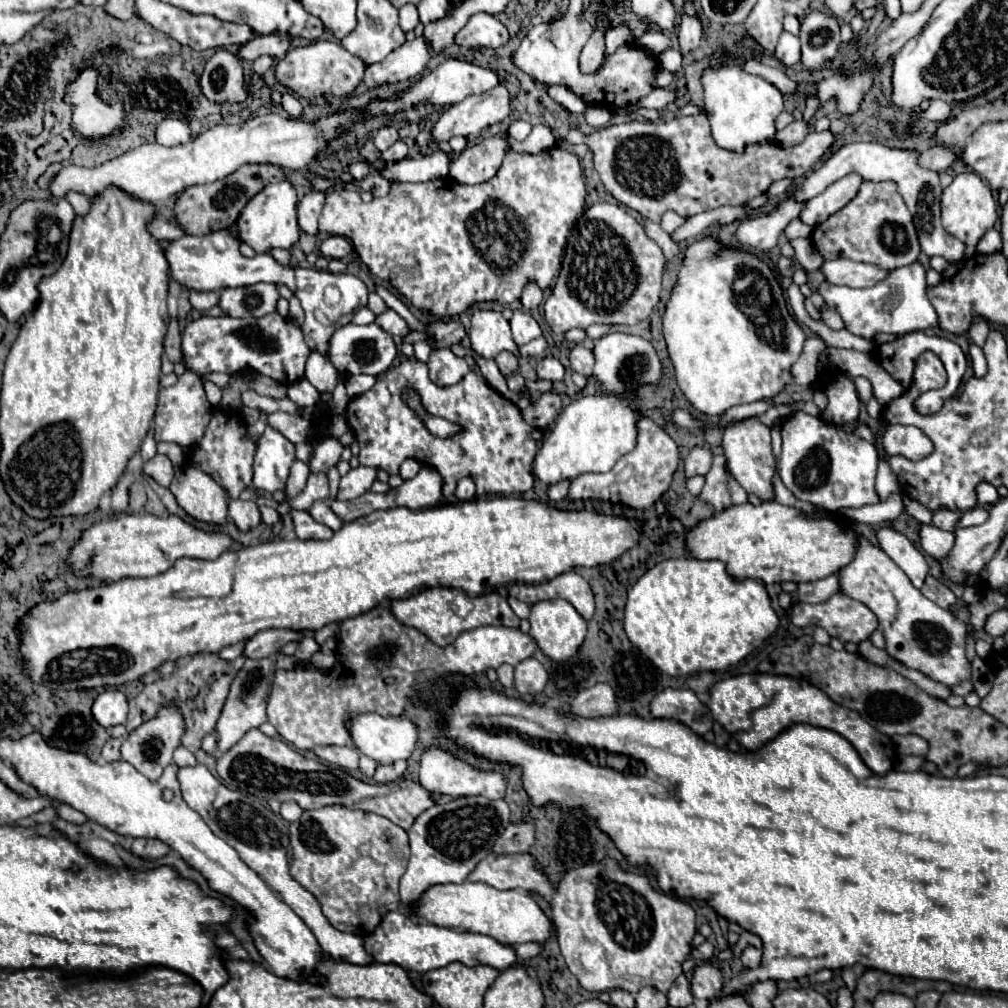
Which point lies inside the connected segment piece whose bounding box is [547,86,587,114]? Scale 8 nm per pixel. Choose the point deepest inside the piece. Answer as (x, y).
(560, 94)

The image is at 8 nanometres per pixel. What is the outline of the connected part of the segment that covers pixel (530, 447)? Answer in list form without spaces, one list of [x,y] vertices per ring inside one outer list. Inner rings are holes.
[[[415,358],[403,360],[399,366],[381,374],[375,386],[353,398],[345,418],[353,428],[361,446],[359,462],[375,466],[387,474],[399,474],[399,466],[407,458],[415,458],[425,466],[433,466],[443,478],[443,496],[451,498],[461,478],[471,476],[477,484],[479,498],[517,496],[533,488],[531,462],[537,444],[529,440],[531,426],[523,420],[521,410],[499,392],[495,392],[481,374],[469,372],[453,386],[437,386],[429,380],[427,364]],[[413,390],[429,416],[445,418],[461,428],[461,432],[439,438],[431,434],[419,414],[407,406],[403,394]]]

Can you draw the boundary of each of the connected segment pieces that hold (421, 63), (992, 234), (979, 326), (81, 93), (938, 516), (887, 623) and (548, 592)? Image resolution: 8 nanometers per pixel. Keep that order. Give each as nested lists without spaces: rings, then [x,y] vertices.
[[[415,38],[413,42],[405,42],[401,48],[393,50],[383,62],[367,68],[371,76],[367,78],[367,84],[375,82],[375,86],[383,86],[383,84],[411,80],[425,70],[429,58],[431,50],[425,38]]]
[[[991,228],[981,238],[981,242],[977,244],[977,252],[981,252],[981,254],[993,254],[993,252],[999,252],[999,250],[1001,250],[1001,234],[995,228]]]
[[[981,318],[973,320],[973,326],[971,326],[971,330],[969,330],[969,338],[971,338],[979,348],[985,344],[987,334],[989,334],[989,324],[987,324],[985,320],[981,320]]]
[[[87,68],[79,74],[75,82],[69,84],[67,102],[71,102],[73,108],[73,122],[77,130],[85,138],[103,138],[107,134],[113,134],[123,126],[123,106],[121,104],[103,104],[99,96],[95,94],[97,88],[97,70]]]
[[[939,508],[939,510],[933,512],[933,524],[937,528],[941,528],[941,530],[953,530],[955,522],[959,520],[959,516],[961,514],[957,514],[957,512],[949,510],[949,508]]]
[[[857,534],[855,558],[837,574],[841,592],[863,602],[877,616],[885,636],[885,650],[891,658],[949,688],[971,678],[971,664],[965,660],[967,626],[949,610],[927,600],[881,548]]]
[[[573,570],[563,572],[543,584],[513,584],[509,588],[509,596],[517,598],[529,606],[539,600],[563,598],[563,600],[571,602],[573,608],[585,620],[591,620],[593,612],[595,612],[595,602],[593,602],[593,592],[591,592],[589,582]]]

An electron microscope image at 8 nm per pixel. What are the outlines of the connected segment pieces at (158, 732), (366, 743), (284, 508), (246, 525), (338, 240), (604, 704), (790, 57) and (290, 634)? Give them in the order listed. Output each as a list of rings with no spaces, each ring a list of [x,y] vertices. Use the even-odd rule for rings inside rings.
[[[161,708],[157,718],[141,724],[135,732],[129,734],[129,738],[121,746],[123,760],[127,760],[135,770],[139,770],[143,776],[147,776],[151,782],[157,782],[163,774],[163,770],[171,764],[173,750],[181,744],[183,734],[183,716],[175,708]]]
[[[367,712],[367,714],[359,714],[359,716],[351,718],[347,728],[351,732],[351,738],[353,738],[357,750],[361,750],[365,756],[373,758],[377,764],[391,764],[401,758],[407,760],[417,744],[417,724],[411,722],[407,716],[383,718],[379,714]]]
[[[283,500],[283,502],[279,502],[277,512],[279,512],[281,516],[289,514],[289,516],[293,518],[295,534],[297,534],[297,538],[301,538],[301,540],[307,540],[307,538],[327,540],[327,538],[331,538],[331,536],[333,536],[333,530],[331,530],[329,526],[323,526],[323,524],[315,522],[315,520],[311,518],[311,514],[309,514],[309,512],[303,512],[303,510],[295,510],[295,508],[291,508],[285,500]]]
[[[231,500],[229,502],[229,516],[241,532],[249,532],[261,524],[261,512],[255,502]]]
[[[329,236],[329,238],[325,238],[321,242],[321,248],[319,250],[321,250],[321,254],[325,258],[339,258],[341,260],[341,258],[347,258],[349,256],[351,244],[343,236]]]
[[[595,684],[577,694],[567,714],[579,714],[579,718],[599,718],[599,714],[613,714],[617,710],[613,688],[609,684]]]
[[[783,32],[781,38],[779,38],[775,56],[777,56],[777,60],[783,62],[785,66],[795,66],[795,64],[799,64],[799,58],[801,58],[799,38],[793,36],[793,34],[789,34],[789,32]]]
[[[275,628],[263,630],[247,640],[243,648],[243,656],[245,658],[269,658],[271,654],[277,654],[291,640],[301,640],[301,632],[275,630]]]

